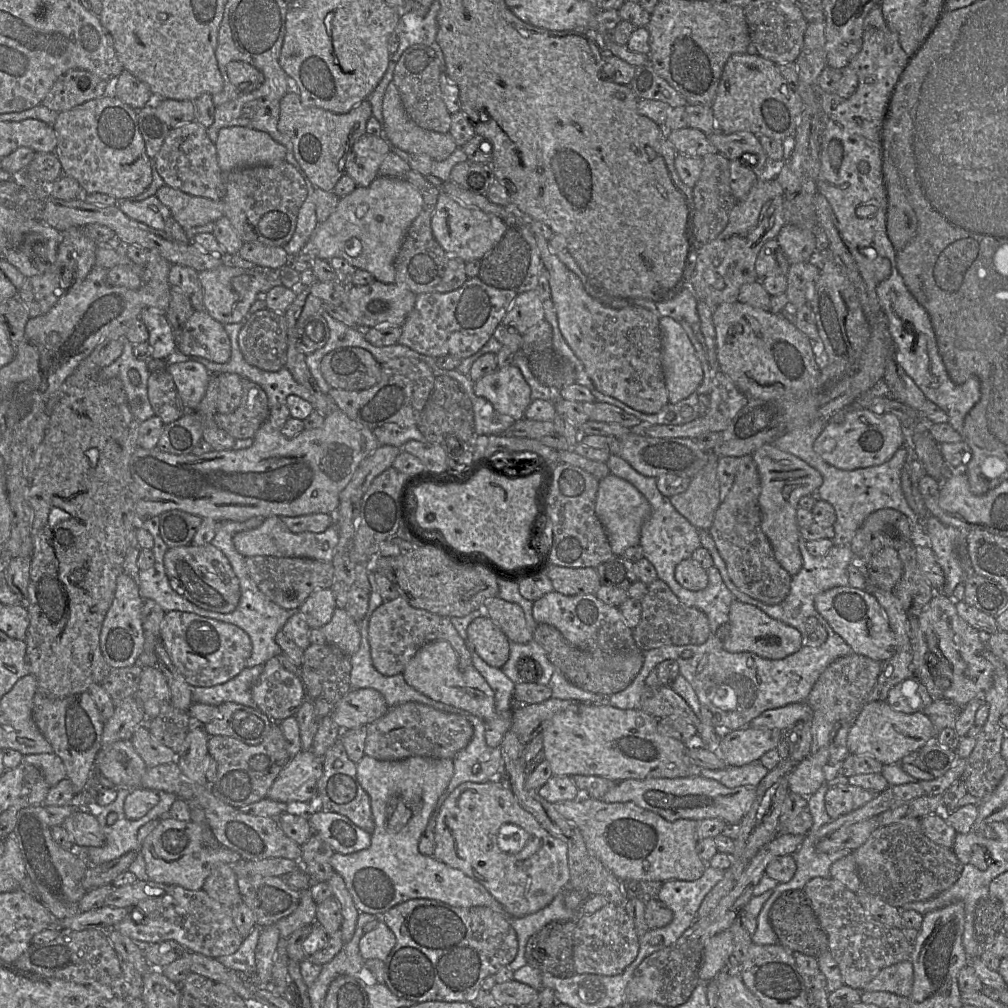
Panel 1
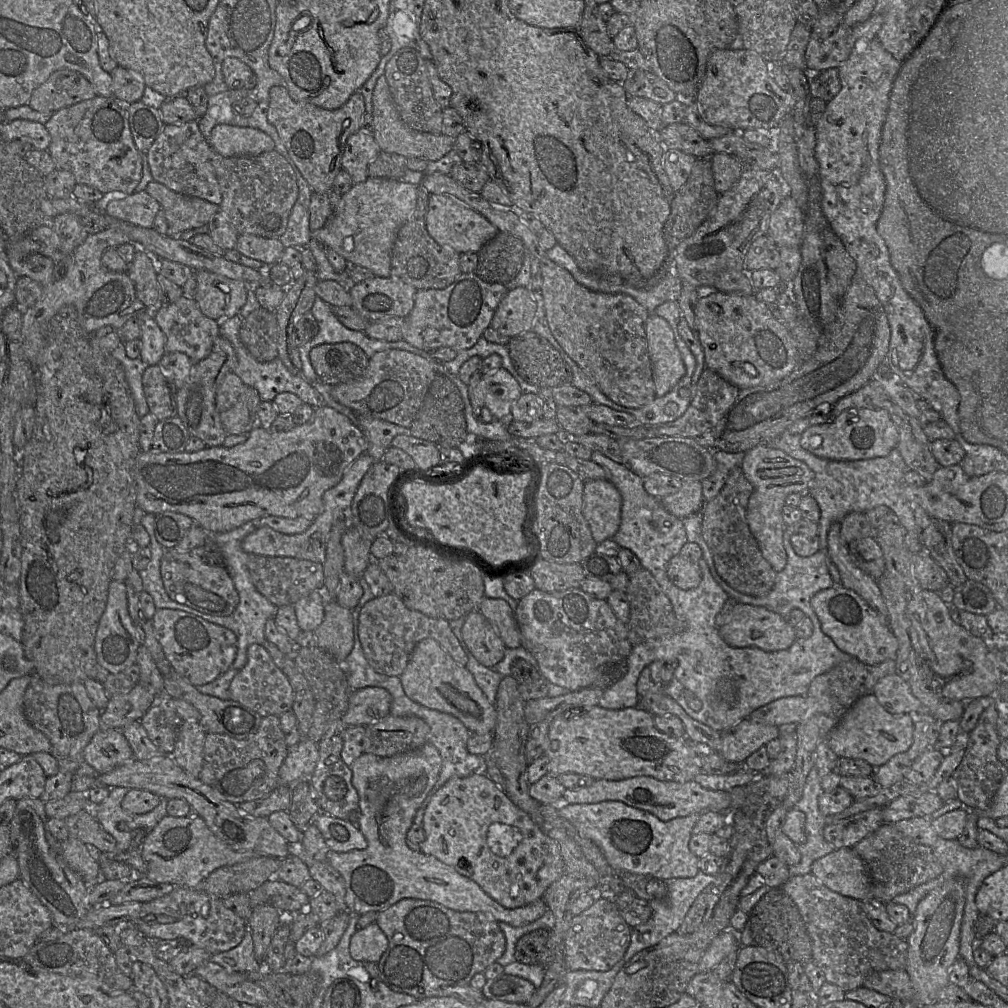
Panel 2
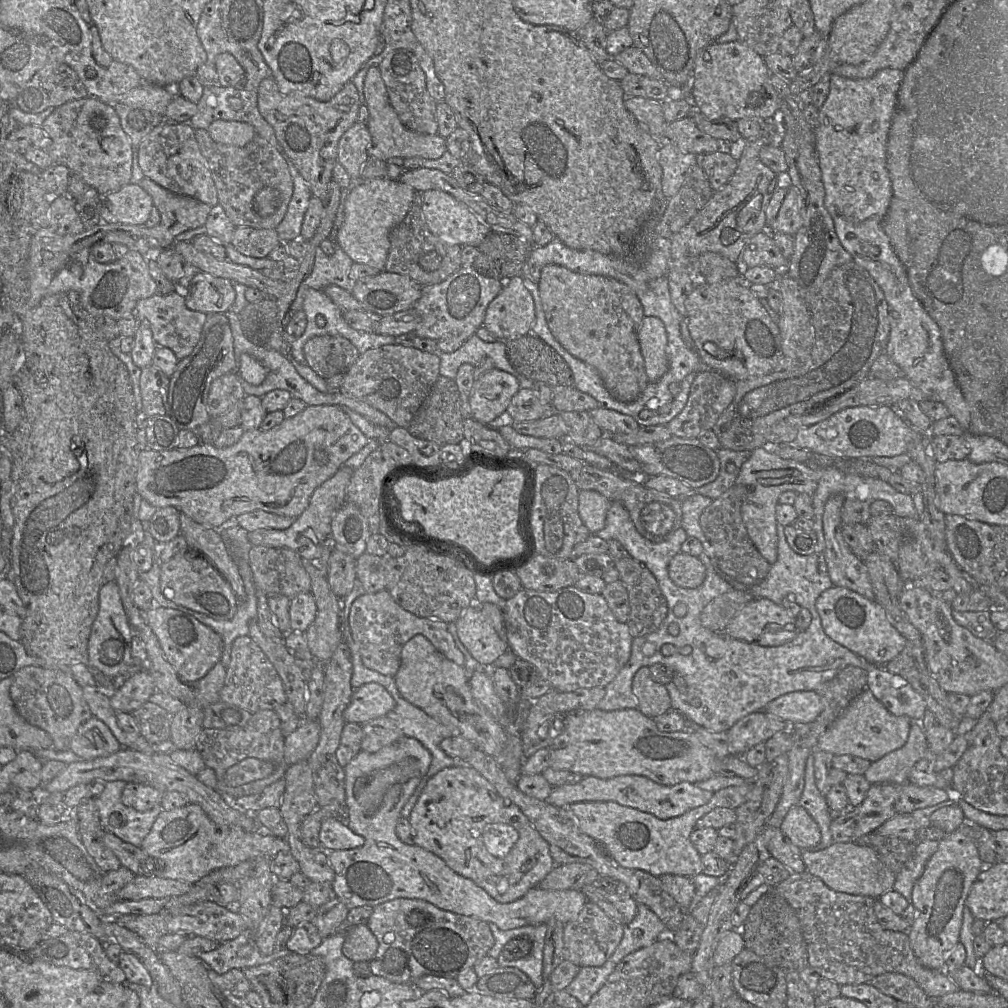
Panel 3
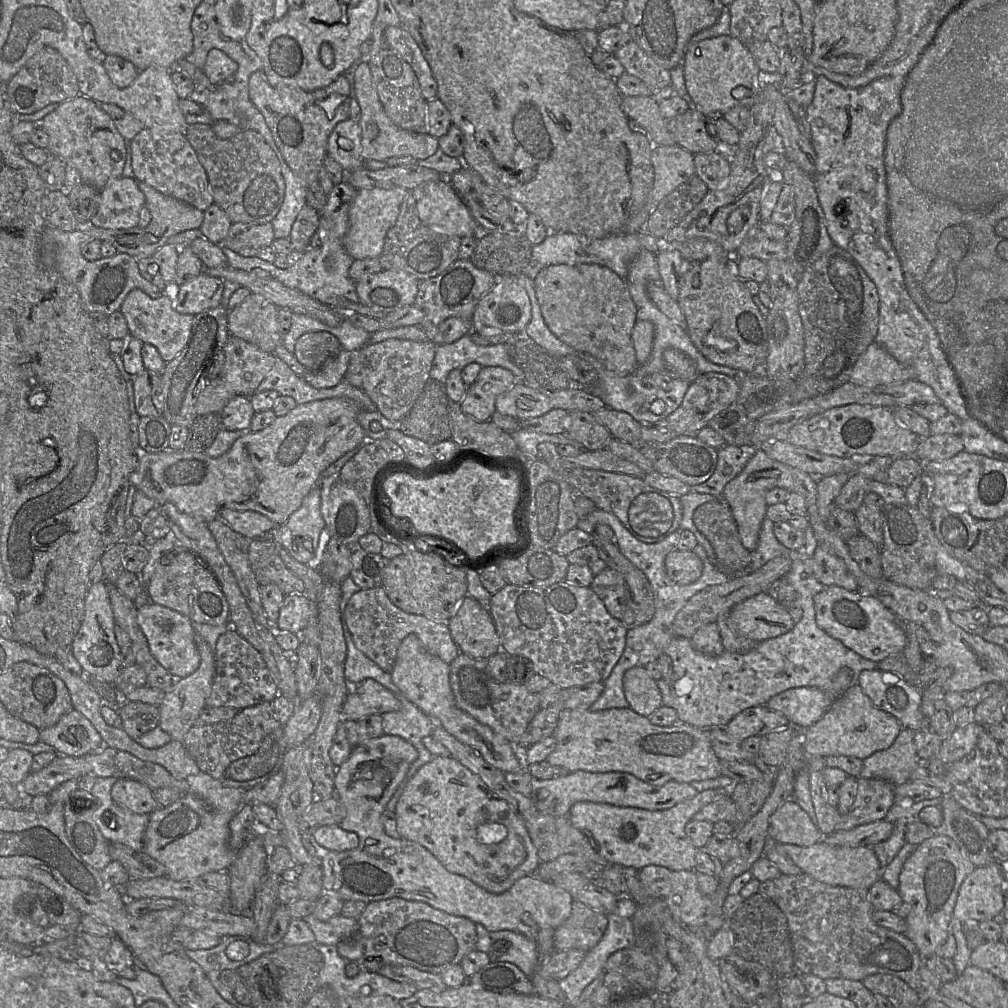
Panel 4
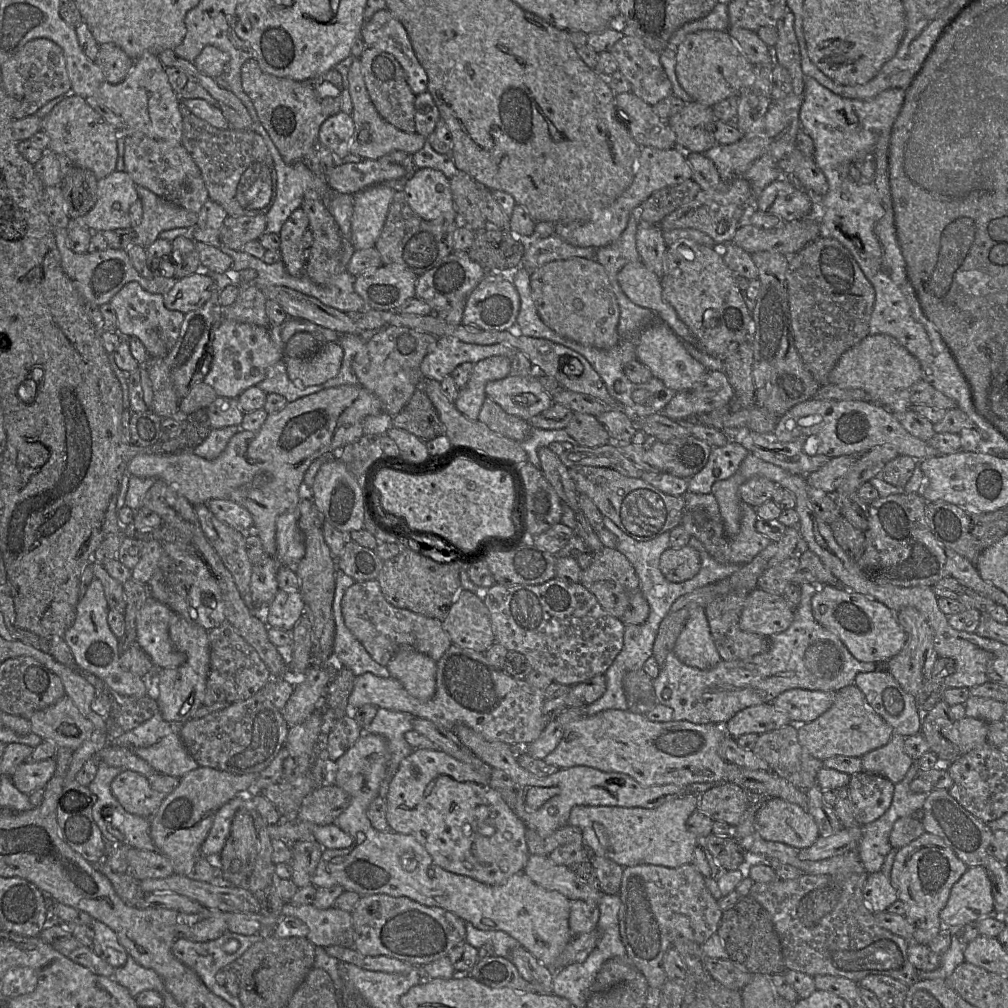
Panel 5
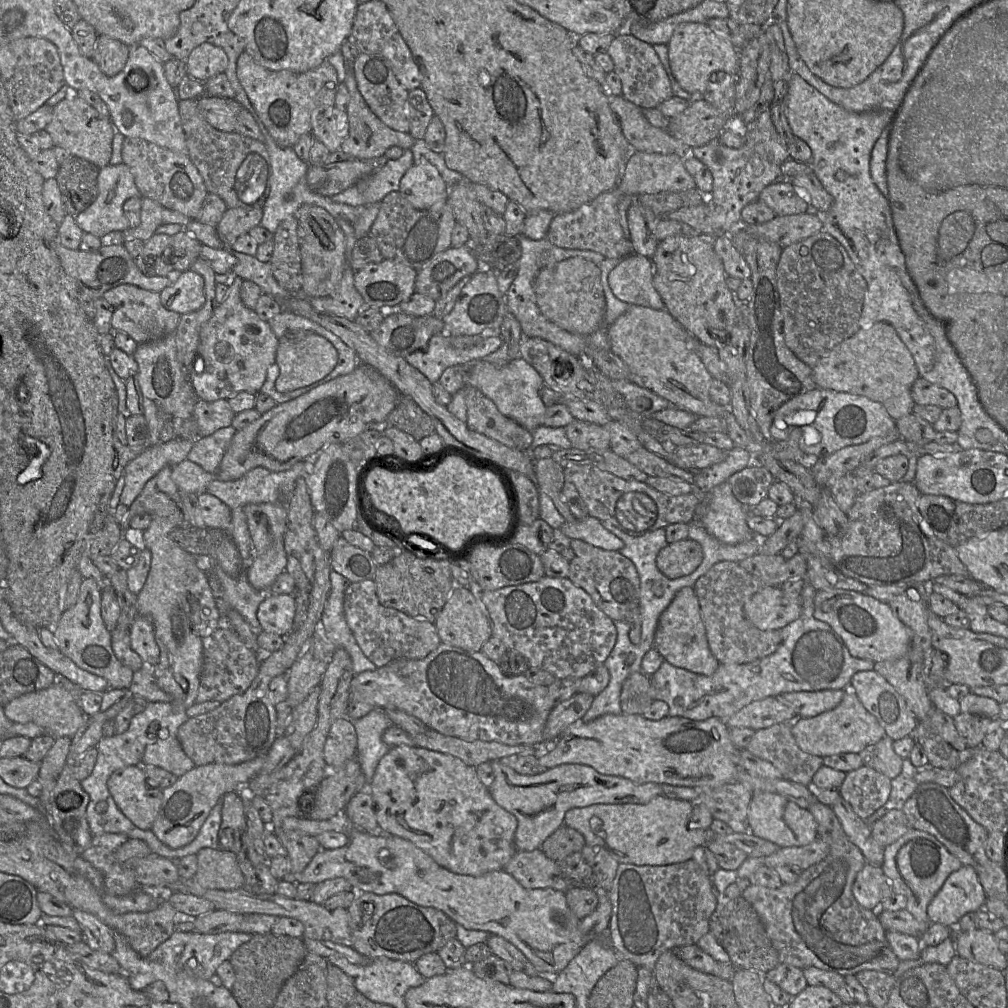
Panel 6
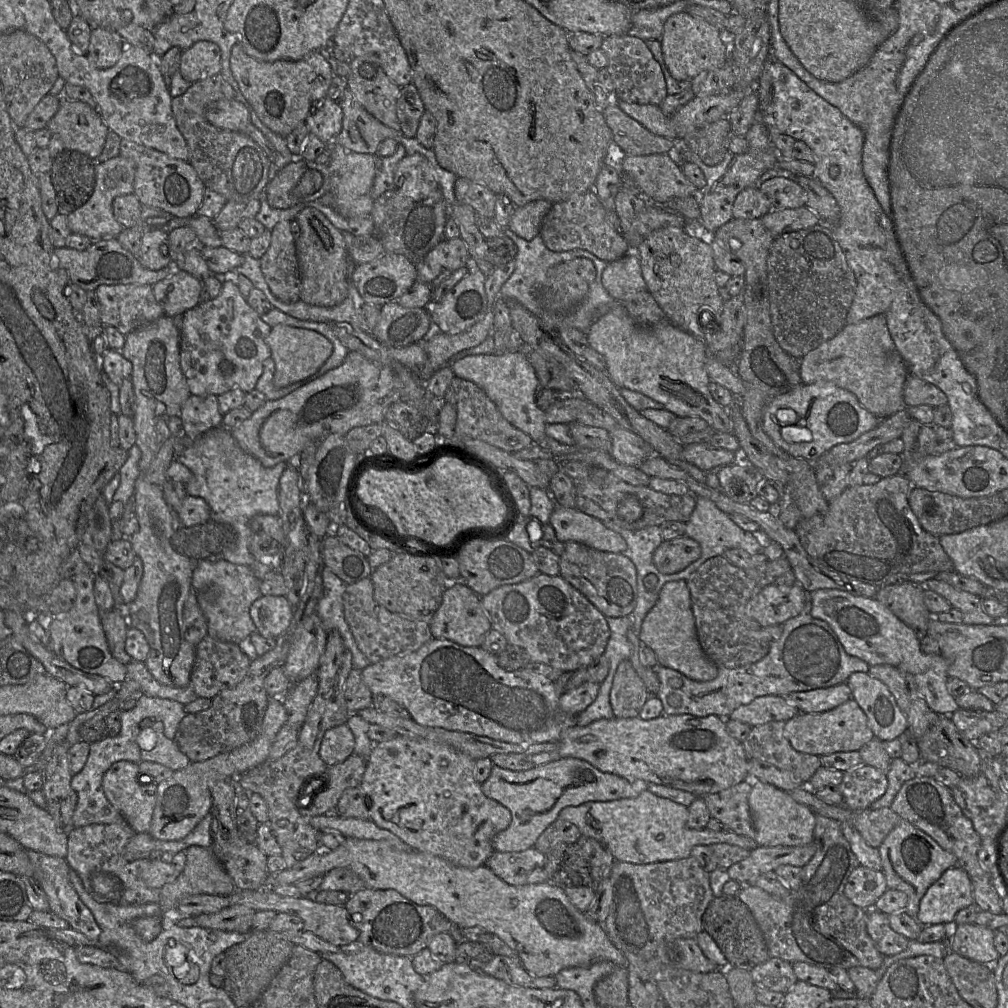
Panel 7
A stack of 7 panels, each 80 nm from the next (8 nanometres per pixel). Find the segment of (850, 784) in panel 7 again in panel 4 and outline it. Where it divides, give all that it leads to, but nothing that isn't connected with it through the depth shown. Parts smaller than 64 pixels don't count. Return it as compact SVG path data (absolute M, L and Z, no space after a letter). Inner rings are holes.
M857 778L857 794L852 810L840 814L835 831L851 830L859 825L882 820L898 800L896 786L879 778Z

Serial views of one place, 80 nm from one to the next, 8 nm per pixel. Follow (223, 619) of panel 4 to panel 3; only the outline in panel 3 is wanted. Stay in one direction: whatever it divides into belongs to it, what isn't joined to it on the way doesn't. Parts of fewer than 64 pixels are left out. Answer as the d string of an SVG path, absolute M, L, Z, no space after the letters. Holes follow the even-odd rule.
M193 550L177 553L160 566L160 589L164 597L215 620L229 620L237 610L237 598L229 582L211 562L193 556Z

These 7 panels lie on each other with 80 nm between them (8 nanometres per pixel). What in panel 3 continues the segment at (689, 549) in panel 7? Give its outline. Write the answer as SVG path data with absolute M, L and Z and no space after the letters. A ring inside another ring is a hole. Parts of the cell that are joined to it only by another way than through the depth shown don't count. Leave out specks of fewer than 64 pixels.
M680 551L670 560L668 573L677 586L696 588L706 578L706 567L699 557Z

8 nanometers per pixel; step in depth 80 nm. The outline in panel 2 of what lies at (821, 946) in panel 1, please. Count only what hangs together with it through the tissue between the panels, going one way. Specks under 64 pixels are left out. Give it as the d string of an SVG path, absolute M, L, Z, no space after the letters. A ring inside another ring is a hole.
M780 887L767 892L749 912L749 927L755 945L773 950L785 961L803 965L813 961L812 942L793 899Z

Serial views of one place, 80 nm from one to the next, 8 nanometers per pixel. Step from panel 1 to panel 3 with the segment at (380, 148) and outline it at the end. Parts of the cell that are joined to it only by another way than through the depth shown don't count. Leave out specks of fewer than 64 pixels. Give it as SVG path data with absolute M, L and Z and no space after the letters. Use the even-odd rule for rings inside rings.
M356 122L340 138L338 162L345 168L352 181L362 179L360 171L369 159L372 138L366 124Z

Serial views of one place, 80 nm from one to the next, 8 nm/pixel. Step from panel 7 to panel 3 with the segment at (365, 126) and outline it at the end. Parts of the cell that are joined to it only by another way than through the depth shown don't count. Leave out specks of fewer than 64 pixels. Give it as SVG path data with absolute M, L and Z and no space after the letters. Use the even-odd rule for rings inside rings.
M371 66L365 76L364 97L369 112L367 127L372 143L369 156L387 161L389 158L421 157L423 159L438 159L447 150L446 138L439 134L430 135L408 129L399 119L398 114L389 101L386 85L378 67Z

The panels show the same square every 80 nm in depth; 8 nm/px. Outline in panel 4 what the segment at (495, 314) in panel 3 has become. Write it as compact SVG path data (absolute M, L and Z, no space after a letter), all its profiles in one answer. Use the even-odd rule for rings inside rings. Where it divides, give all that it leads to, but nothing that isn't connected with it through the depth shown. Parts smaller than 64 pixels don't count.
M522 275L498 278L495 285L478 302L470 318L472 331L483 337L505 333L523 333L531 319L531 303L523 287Z

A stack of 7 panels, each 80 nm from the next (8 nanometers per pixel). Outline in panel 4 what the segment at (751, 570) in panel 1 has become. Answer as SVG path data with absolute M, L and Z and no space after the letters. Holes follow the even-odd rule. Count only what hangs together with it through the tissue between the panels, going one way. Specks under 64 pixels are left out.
M722 495L717 497L695 509L693 522L707 537L718 559L733 571L742 571L750 564L752 552L741 542L729 504Z

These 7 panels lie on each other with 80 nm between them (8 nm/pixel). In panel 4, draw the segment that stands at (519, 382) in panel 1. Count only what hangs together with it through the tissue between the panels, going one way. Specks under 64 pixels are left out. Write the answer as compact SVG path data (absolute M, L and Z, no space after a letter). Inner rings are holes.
M485 366L475 382L467 387L460 402L461 410L480 422L490 421L496 412L496 398L517 382L510 370L498 366Z

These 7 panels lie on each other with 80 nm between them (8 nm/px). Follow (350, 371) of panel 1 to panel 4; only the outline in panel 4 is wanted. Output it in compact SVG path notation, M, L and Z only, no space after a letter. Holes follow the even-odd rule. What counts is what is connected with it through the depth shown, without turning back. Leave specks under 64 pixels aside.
M309 332L297 340L294 355L308 371L317 371L342 350L339 340L329 332Z

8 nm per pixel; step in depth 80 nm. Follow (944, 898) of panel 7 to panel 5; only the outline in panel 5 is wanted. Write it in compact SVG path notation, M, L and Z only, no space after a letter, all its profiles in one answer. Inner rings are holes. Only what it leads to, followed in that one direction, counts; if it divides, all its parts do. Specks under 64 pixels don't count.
M982 866L968 867L954 884L945 907L940 912L943 926L955 928L994 915L992 885Z

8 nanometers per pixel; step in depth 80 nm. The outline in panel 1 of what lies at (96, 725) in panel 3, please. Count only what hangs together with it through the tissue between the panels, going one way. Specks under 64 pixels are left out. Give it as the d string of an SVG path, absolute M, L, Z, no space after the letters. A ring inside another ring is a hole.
M129 740L117 741L106 751L101 749L96 759L96 772L112 781L117 788L141 788L141 779L147 768L144 760Z

